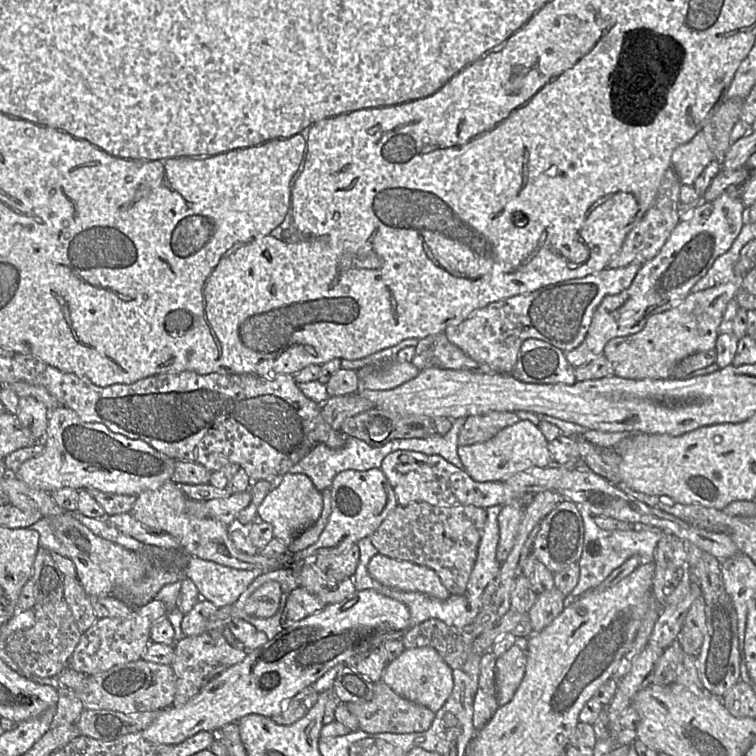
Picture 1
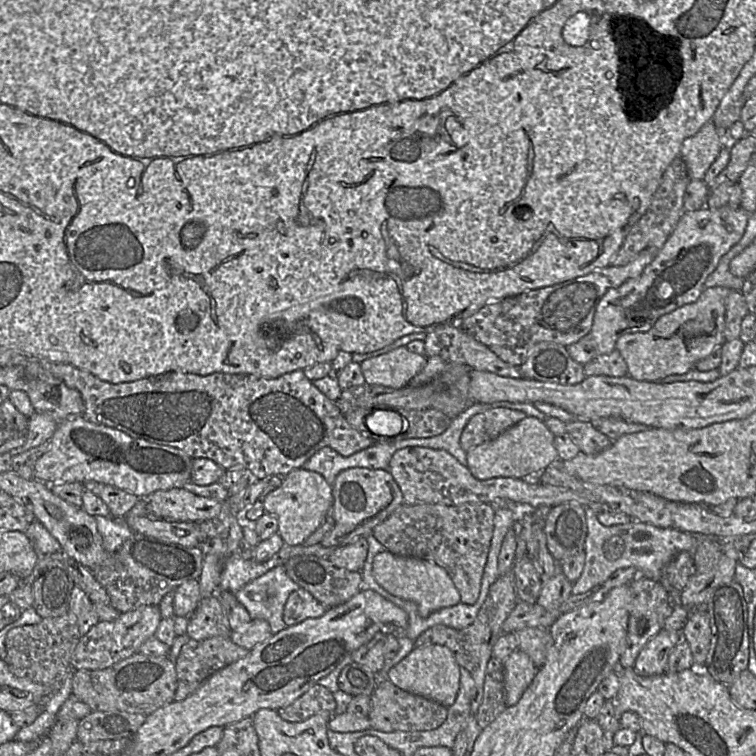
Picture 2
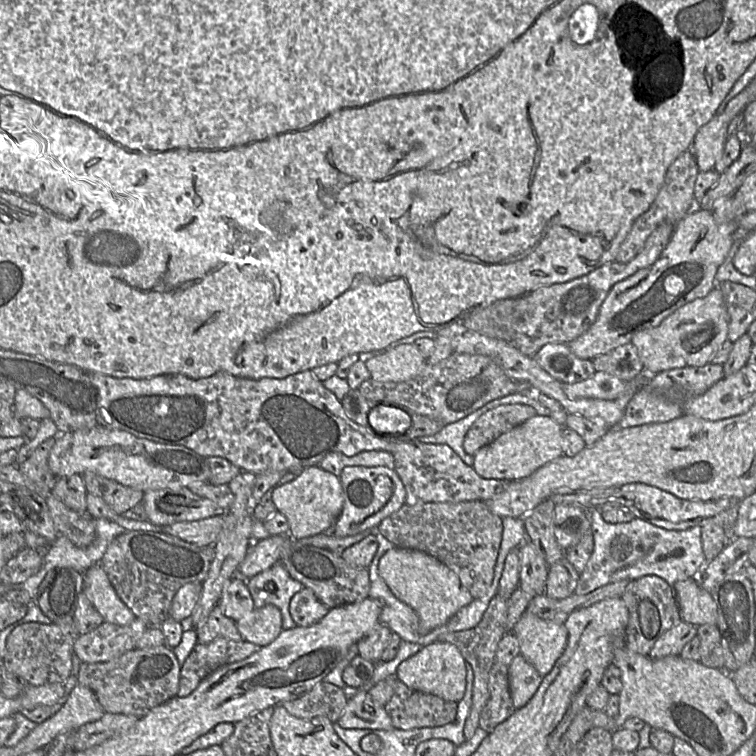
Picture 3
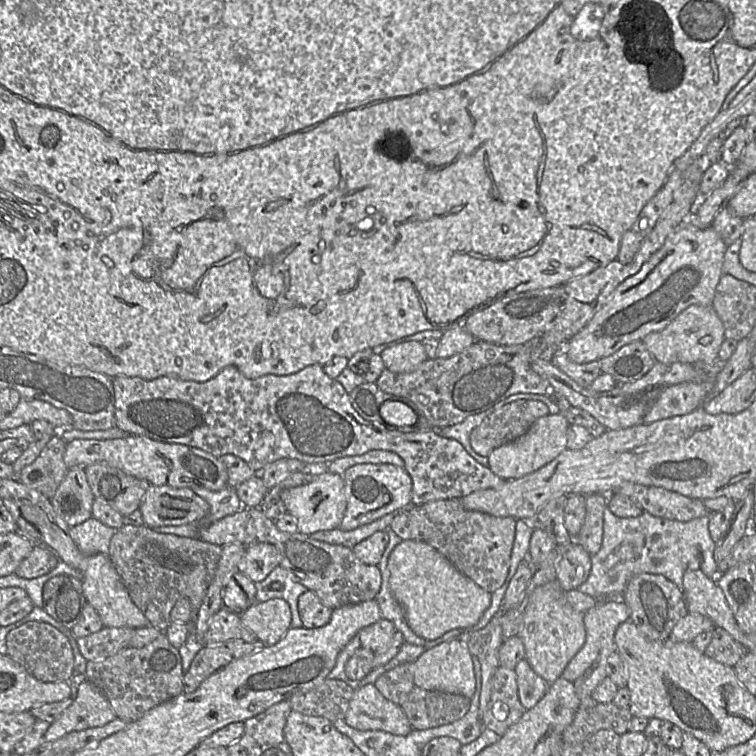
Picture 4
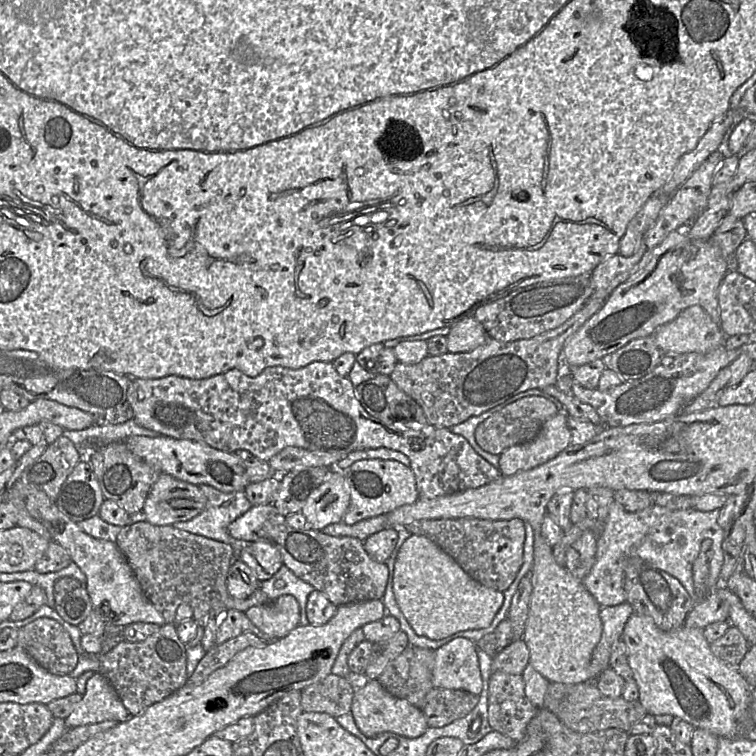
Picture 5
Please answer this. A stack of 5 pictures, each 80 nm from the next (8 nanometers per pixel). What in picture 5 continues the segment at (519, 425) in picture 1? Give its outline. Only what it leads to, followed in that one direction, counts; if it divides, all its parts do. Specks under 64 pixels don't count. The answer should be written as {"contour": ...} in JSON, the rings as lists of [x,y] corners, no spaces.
{"contour":[[[559,412],[543,423],[535,438],[503,451],[497,468],[502,476],[511,476],[548,462],[570,444],[567,415]]]}

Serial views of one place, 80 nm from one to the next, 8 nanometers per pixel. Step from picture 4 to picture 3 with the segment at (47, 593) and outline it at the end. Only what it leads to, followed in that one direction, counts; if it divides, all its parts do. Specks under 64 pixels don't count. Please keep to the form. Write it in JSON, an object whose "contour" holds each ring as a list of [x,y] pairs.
{"contour":[[[57,567],[50,570],[39,585],[35,603],[52,622],[71,623],[83,588],[82,573],[71,568]]]}

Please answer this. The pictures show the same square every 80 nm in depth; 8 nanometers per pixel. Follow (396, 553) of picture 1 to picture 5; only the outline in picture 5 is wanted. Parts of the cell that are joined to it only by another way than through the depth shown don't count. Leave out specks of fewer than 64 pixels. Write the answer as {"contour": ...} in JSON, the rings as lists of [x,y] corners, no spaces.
{"contour":[[[477,518],[416,520],[404,526],[411,535],[422,535],[435,542],[474,580],[495,591],[504,592],[514,582],[523,563],[525,522],[519,518],[488,520]]]}

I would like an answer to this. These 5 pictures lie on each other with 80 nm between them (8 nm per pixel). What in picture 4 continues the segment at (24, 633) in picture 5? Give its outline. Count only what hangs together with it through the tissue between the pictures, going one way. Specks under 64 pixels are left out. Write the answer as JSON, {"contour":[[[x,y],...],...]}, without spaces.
{"contour":[[[29,621],[11,630],[6,636],[7,655],[41,682],[62,682],[74,673],[74,655],[69,639],[55,626]]]}

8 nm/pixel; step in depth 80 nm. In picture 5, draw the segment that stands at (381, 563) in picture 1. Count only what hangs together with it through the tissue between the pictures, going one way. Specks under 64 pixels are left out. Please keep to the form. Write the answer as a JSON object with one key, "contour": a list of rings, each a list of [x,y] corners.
{"contour":[[[411,535],[399,549],[392,585],[396,602],[410,626],[417,635],[431,640],[490,626],[504,602],[503,592],[474,580],[435,542],[422,535]]]}

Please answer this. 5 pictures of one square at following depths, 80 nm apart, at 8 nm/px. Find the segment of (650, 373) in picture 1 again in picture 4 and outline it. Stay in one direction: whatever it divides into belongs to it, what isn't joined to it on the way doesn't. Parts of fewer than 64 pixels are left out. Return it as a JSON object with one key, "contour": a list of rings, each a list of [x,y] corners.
{"contour":[[[693,304],[680,312],[662,330],[648,334],[641,341],[656,362],[715,363],[725,339],[723,323],[713,307]]]}

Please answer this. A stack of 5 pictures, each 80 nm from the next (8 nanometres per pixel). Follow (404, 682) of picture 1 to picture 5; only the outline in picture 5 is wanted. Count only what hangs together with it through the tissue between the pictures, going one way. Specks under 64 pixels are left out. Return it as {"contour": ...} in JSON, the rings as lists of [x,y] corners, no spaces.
{"contour":[[[463,637],[437,648],[432,671],[434,687],[465,690],[479,695],[483,680],[477,651],[475,642]]]}

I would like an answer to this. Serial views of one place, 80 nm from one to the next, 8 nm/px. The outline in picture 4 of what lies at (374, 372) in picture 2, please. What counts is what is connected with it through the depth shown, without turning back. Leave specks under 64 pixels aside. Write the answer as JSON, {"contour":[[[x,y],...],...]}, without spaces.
{"contour":[[[406,341],[386,348],[380,354],[385,368],[393,373],[409,373],[428,359],[419,341]]]}

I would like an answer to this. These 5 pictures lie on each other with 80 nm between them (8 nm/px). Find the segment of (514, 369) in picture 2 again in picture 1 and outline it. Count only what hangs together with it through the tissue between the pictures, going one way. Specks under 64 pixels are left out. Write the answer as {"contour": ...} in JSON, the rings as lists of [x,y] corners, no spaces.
{"contour":[[[444,332],[420,339],[411,363],[419,371],[432,367],[449,370],[483,369],[481,364],[449,342]]]}

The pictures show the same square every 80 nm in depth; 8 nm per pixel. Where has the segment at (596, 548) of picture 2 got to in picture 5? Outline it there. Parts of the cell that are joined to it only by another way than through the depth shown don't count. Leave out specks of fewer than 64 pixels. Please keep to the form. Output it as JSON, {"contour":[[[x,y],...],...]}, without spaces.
{"contour":[[[617,502],[608,511],[608,517],[597,540],[595,562],[582,580],[585,588],[601,607],[614,606],[625,602],[624,573],[628,561],[633,558],[653,563],[671,576],[677,578],[691,596],[696,599],[692,566],[698,557],[704,540],[711,540],[708,558],[708,588],[715,590],[723,564],[722,543],[725,531],[717,519],[719,510],[699,511],[696,509],[672,509],[652,504],[630,513]]]}

